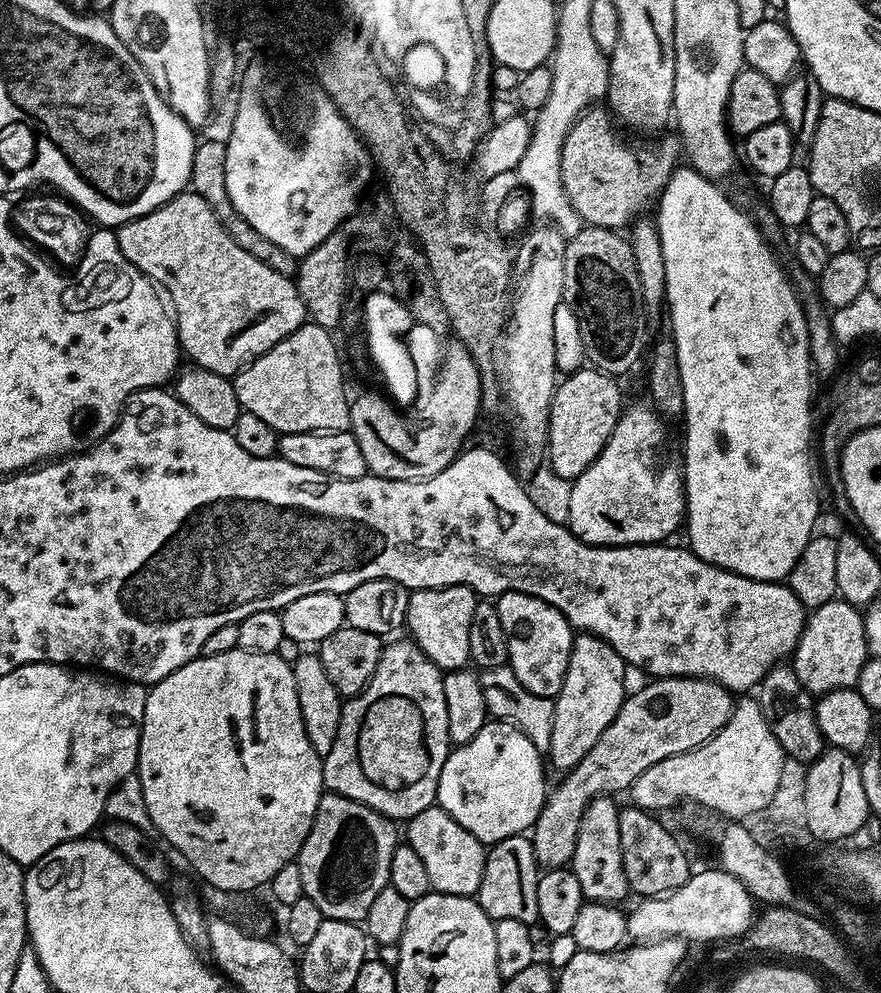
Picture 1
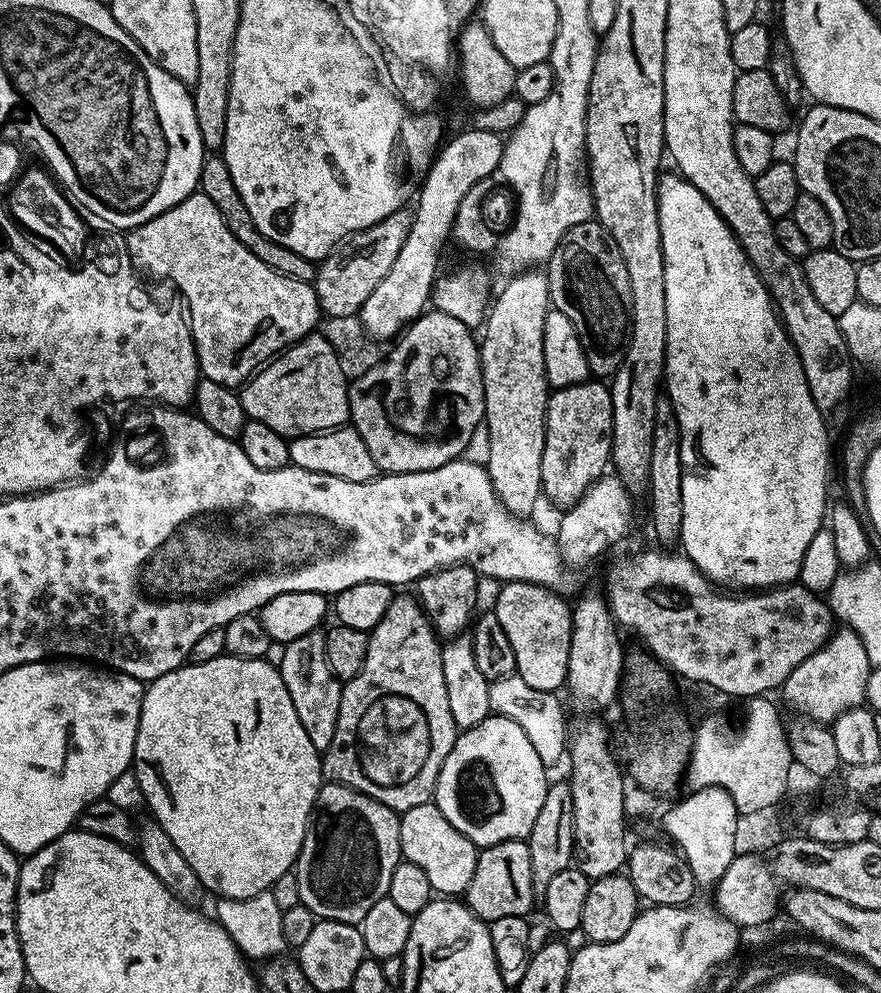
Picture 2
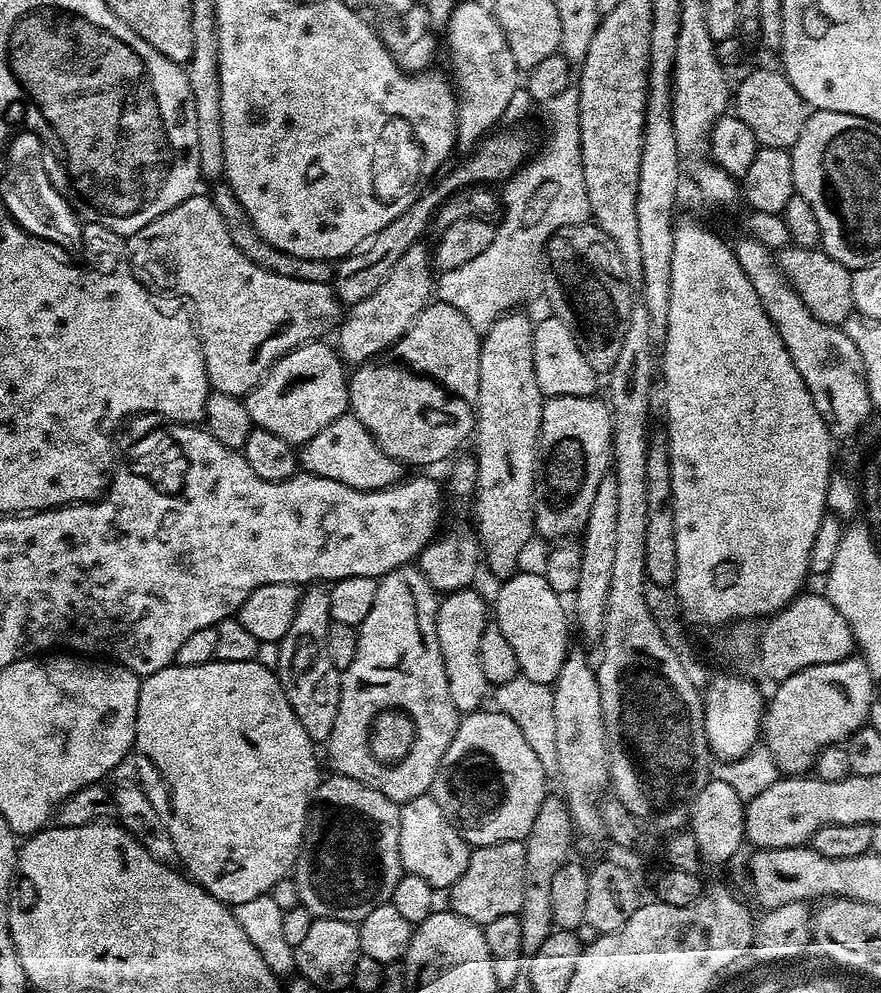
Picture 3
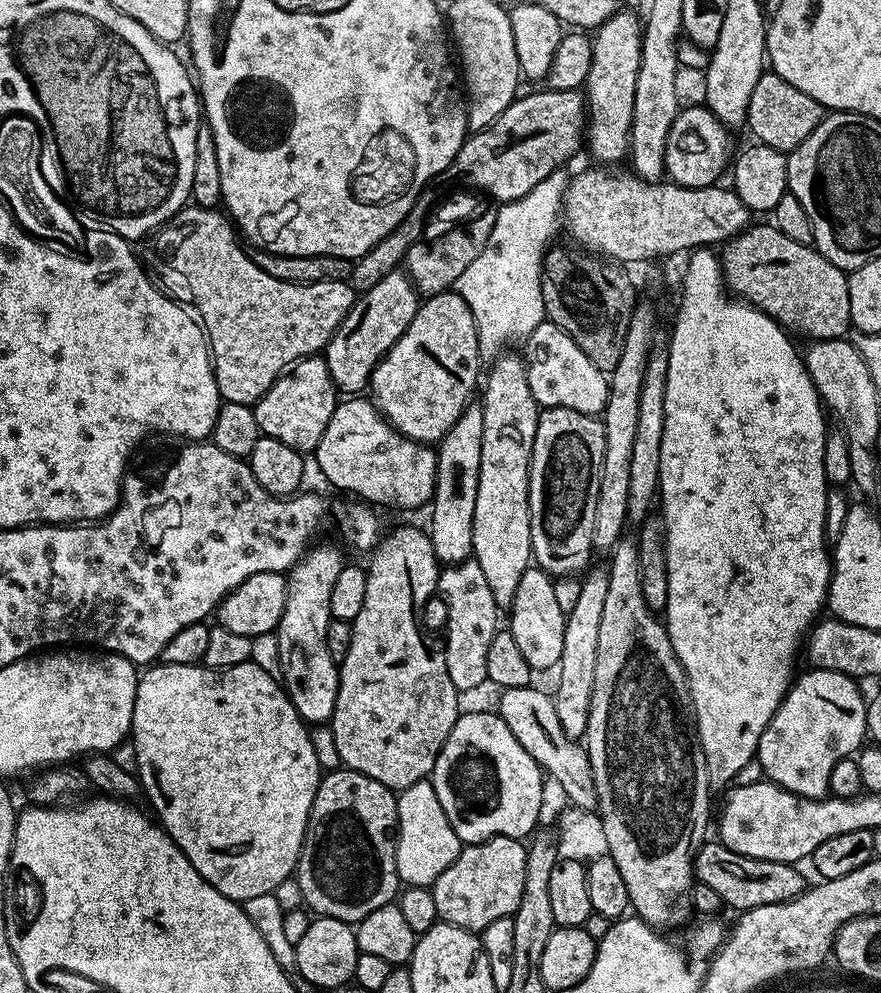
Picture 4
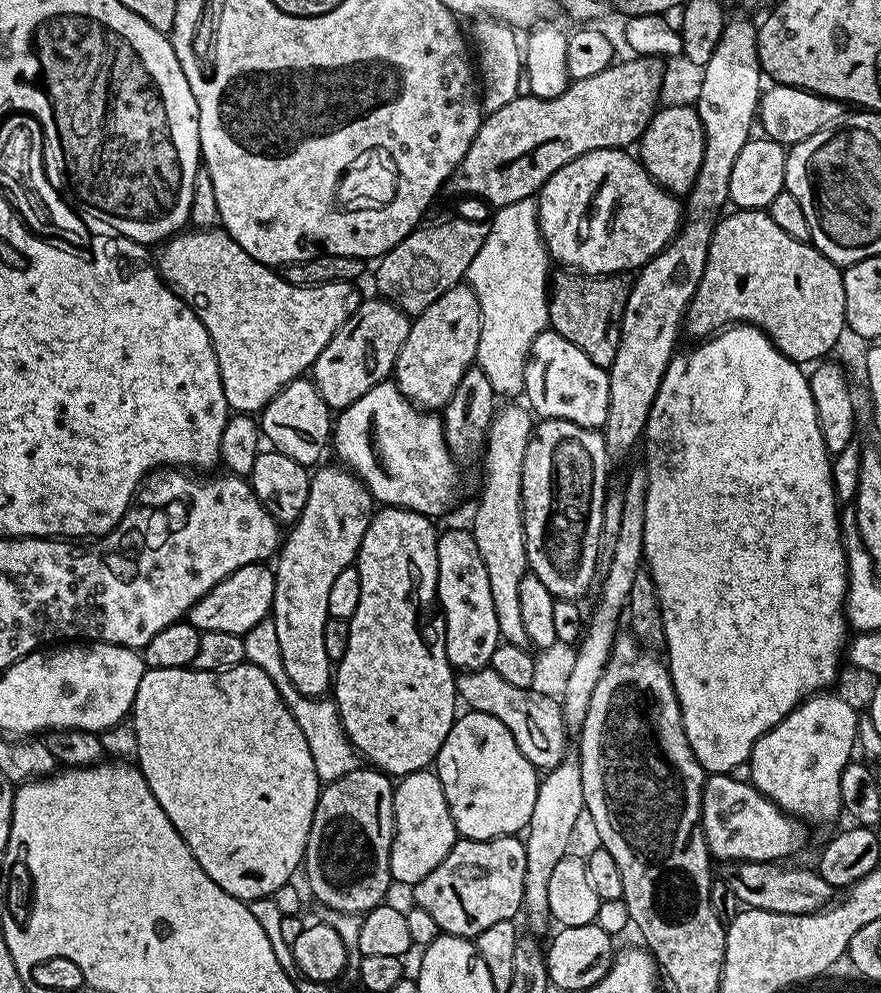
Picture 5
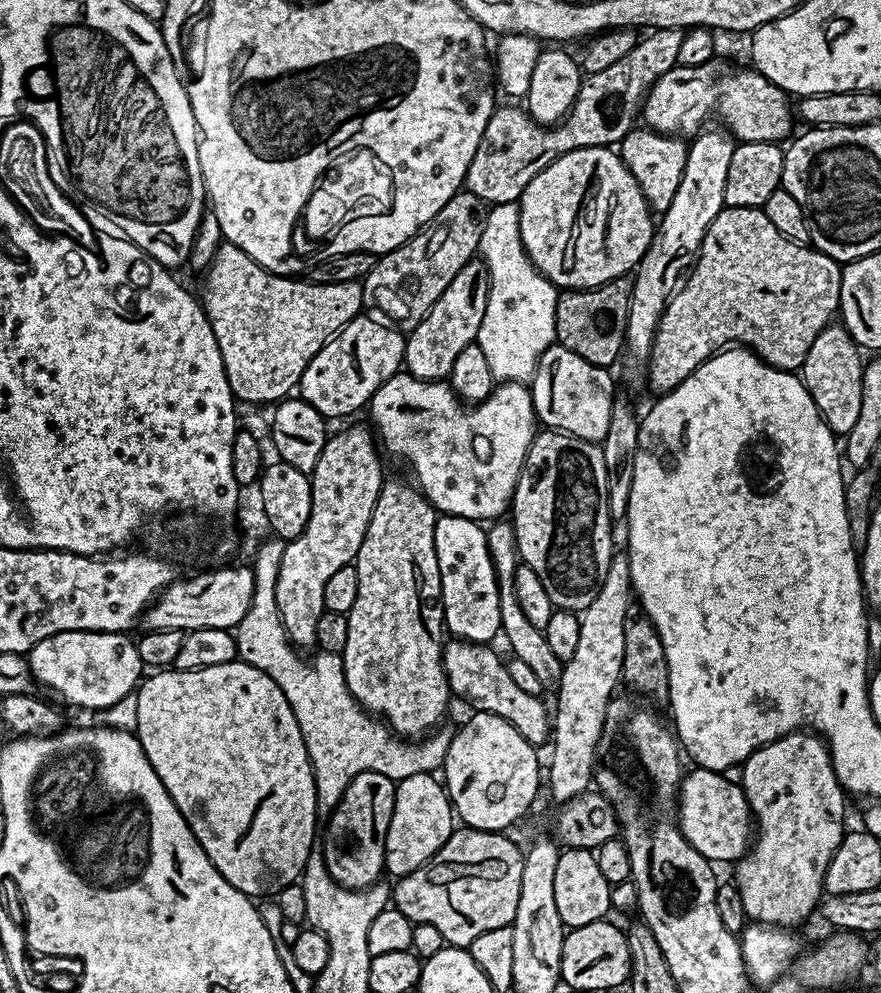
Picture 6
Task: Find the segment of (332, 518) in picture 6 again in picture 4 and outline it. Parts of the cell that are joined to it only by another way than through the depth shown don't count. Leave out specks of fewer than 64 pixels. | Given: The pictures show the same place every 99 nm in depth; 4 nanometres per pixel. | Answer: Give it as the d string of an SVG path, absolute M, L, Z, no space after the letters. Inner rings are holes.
M312 546L287 573L286 610L282 610L280 625L276 627L276 641L280 651L282 687L288 693L294 710L309 726L324 726L331 721L340 685L339 667L326 650L326 630L332 621L330 593L344 568L346 557L336 548Z

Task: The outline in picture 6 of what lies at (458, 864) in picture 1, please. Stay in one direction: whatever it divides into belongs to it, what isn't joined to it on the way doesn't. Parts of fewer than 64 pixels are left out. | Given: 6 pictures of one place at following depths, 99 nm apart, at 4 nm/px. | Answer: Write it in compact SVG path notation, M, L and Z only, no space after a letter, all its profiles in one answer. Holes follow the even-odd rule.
M433 773L410 774L410 778L396 785L394 814L390 814L390 830L386 830L385 873L389 877L392 875L392 878L399 878L418 870L418 866L442 850L453 831L454 809L448 799L447 788Z

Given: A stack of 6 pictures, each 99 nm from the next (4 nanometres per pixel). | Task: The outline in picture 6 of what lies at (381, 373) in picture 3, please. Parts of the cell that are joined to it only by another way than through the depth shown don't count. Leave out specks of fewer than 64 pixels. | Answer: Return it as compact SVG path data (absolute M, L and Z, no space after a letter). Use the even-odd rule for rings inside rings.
M474 258L454 274L450 286L442 290L442 298L438 298L426 318L407 333L403 367L420 380L443 381L447 378L454 366L454 358L475 341L486 314L487 301L488 271L483 260Z

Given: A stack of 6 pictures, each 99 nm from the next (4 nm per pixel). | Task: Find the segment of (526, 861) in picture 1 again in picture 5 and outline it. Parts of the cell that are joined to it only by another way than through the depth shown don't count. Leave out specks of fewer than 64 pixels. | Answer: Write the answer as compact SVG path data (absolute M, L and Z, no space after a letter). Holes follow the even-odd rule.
M519 835L499 836L493 840L465 840L457 839L456 844L411 889L415 907L426 910L426 914L434 917L434 922L438 922L441 933L449 936L467 936L475 938L482 934L482 930L494 926L494 922L506 922L516 920L521 915L524 906L524 883L526 882L526 850L524 840Z

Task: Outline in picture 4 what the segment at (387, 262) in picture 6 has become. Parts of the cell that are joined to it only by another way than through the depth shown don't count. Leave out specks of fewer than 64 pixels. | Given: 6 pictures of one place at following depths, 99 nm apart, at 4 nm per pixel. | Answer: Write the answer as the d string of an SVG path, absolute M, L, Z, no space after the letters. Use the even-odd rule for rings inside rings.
M484 210L437 240L410 246L403 267L406 269L417 293L421 297L427 298L437 296L439 292L449 291L455 285L457 278L462 274L466 274L466 266L470 266L470 262L474 262L474 258L478 258L478 254L482 254L482 250L490 238L490 230L494 230L495 221L495 211L485 212Z

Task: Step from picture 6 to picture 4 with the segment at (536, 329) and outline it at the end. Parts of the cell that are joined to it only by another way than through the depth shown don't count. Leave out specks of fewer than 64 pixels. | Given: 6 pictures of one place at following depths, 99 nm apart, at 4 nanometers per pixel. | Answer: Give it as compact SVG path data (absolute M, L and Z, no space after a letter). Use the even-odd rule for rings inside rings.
M564 170L551 172L546 178L542 178L542 182L538 182L538 186L534 186L534 190L530 190L530 194L501 203L495 209L494 230L490 230L490 238L482 254L478 254L478 258L474 258L470 266L466 266L466 274L456 280L454 290L470 306L476 319L481 361L495 361L507 349L504 348L507 344L512 344L515 340L527 341L531 332L539 324L545 323L540 271L544 265L544 254L553 243L552 235L555 234L556 227L559 229L562 224L564 195L570 179L569 173L566 173Z

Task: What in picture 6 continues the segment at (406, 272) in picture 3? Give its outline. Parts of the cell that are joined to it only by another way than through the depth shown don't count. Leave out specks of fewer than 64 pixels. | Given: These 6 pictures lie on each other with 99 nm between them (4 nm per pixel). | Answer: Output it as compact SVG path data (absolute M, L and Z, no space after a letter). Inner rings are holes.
M356 316L337 336L326 341L314 358L310 358L310 366L306 366L302 374L298 385L299 399L314 406L314 410L318 410L325 421L333 422L339 416L358 411L363 404L365 407L382 382L401 371L405 333L391 323L372 316Z

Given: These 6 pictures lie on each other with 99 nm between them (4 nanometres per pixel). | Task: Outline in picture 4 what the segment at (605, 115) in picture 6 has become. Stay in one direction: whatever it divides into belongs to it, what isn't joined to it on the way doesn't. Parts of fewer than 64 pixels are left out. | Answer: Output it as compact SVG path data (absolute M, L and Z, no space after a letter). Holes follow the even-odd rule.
M535 90L528 98L516 98L508 109L492 125L486 126L480 131L473 131L468 139L464 141L462 150L450 162L450 166L444 171L443 179L449 180L452 186L463 186L477 193L485 192L493 196L496 202L507 202L517 200L542 178L546 178L551 172L559 172L565 167L564 163L575 154L586 140L586 100L579 91L570 90Z

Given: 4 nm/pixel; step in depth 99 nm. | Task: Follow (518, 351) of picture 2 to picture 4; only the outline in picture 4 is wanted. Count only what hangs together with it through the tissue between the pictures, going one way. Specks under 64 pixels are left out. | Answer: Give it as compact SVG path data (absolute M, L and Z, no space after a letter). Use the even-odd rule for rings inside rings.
M504 354L487 369L486 379L482 384L484 397L484 425L482 426L482 466L478 470L478 502L474 502L474 538L472 556L482 566L482 575L490 585L490 594L494 594L497 609L511 609L514 594L518 591L518 582L522 574L533 563L532 539L530 538L530 510L528 509L528 475L532 469L532 451L534 434L538 426L541 409L534 394L530 394L528 365L523 355Z

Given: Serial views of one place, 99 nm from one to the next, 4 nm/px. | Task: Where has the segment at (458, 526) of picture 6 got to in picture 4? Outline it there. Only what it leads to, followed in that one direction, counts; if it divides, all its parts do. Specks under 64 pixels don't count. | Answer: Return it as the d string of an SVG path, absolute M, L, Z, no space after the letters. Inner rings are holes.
M474 558L447 565L436 582L436 592L444 599L444 608L448 611L448 637L443 637L442 643L450 682L454 682L457 693L472 692L488 678L486 650L490 650L490 642L498 630L494 594L490 594L490 585L482 575L482 566L478 566Z

